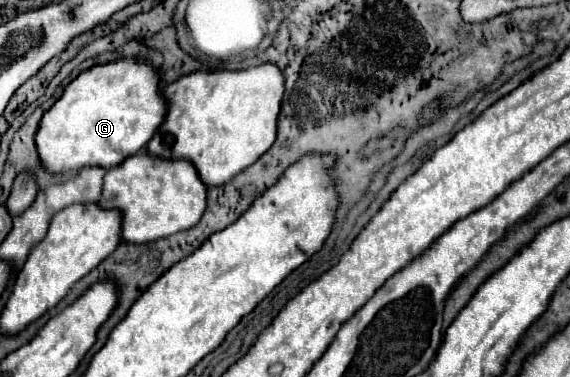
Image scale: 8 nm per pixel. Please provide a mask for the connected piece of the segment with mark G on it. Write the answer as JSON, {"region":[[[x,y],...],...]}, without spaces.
{"region":[[[115,60],[103,66],[93,66],[69,82],[63,96],[43,114],[35,134],[39,160],[51,174],[81,170],[85,166],[99,166],[105,170],[115,168],[145,148],[159,128],[159,122],[163,122],[163,110],[165,106],[163,98],[159,98],[159,78],[155,78],[155,68],[151,64],[141,60]]]}

